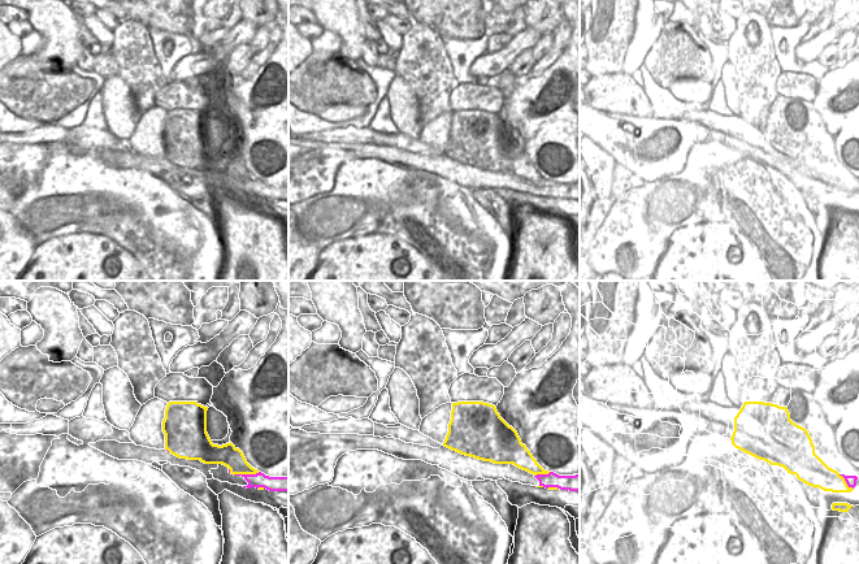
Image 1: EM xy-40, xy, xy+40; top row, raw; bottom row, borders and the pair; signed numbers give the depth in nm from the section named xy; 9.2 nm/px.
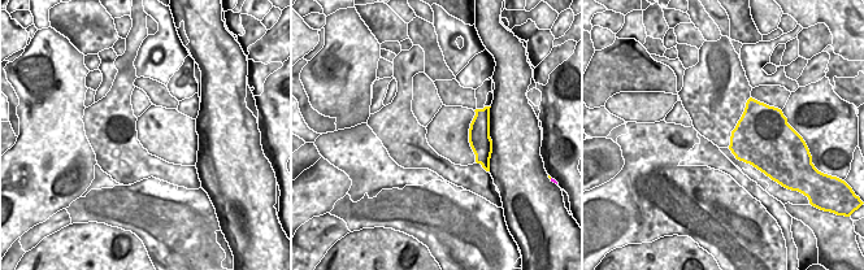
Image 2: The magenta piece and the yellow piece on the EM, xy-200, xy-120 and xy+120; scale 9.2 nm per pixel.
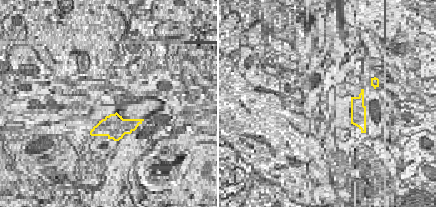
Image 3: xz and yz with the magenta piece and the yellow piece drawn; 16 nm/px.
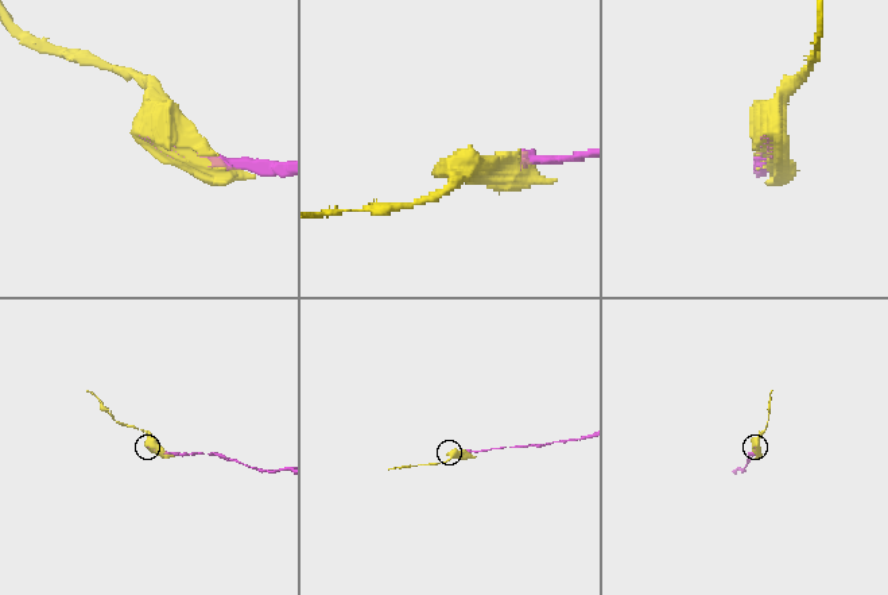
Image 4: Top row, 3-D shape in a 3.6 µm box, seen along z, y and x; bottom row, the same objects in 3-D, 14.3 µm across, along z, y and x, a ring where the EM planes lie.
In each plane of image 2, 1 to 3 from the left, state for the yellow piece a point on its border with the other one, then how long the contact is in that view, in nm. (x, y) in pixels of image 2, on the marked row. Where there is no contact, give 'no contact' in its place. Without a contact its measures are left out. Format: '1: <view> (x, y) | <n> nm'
1: no contact
2: no contact
3: no contact

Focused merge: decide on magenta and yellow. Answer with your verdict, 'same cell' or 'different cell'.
different cell

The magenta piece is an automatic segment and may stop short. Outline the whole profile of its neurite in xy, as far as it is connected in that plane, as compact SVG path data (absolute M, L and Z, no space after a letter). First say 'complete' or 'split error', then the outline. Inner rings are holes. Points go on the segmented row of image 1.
split error; M300 429L288 430L288 495L333 481L338 459L356 450L378 450L403 460L422 460L431 465L459 461L456 467L472 467L485 480L509 480L522 485L580 491L580 474L532 474L513 464L494 464L461 455L444 446L433 448L400 439L359 434L320 434Z

